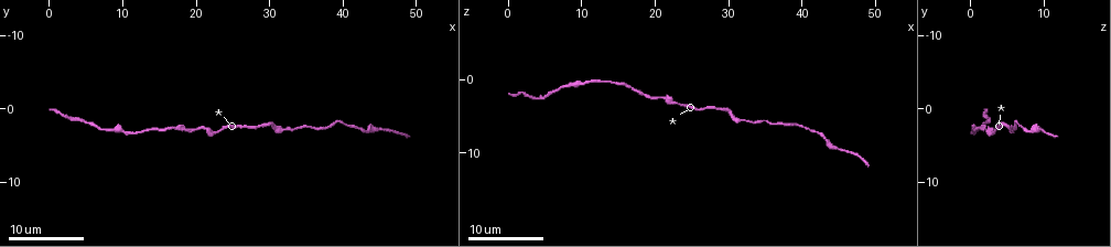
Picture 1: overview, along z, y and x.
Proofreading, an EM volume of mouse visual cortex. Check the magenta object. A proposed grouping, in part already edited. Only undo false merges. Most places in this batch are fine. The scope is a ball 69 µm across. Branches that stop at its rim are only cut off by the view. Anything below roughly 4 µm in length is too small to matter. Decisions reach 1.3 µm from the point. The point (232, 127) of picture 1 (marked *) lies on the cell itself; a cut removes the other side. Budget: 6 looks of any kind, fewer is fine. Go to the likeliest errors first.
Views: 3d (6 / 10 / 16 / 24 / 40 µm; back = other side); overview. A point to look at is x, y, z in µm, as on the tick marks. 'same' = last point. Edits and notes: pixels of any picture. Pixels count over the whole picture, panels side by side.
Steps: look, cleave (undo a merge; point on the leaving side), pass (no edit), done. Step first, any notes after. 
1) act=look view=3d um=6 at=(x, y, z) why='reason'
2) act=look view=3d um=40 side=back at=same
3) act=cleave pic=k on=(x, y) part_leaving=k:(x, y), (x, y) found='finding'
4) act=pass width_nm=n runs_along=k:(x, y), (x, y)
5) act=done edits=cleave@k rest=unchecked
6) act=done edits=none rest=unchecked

act=look view=3d um=24 at=(32.0, 2.5, 5.5) why='thick turns thin'

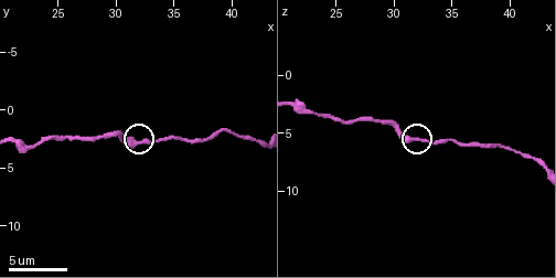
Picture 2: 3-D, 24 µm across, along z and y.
act=look view=3d um=10 at=(31.6, 2.6, 5.4)

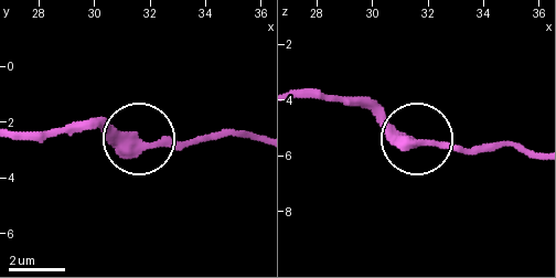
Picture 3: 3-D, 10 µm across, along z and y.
act=pass runs_along=3:(299, 95), (371, 105), (420, 138), (489, 145) found='continuous, no second cell'

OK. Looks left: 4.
act=look view=3d um=24 at=(21.0, 2.5, 2.5) why='calibre changes'

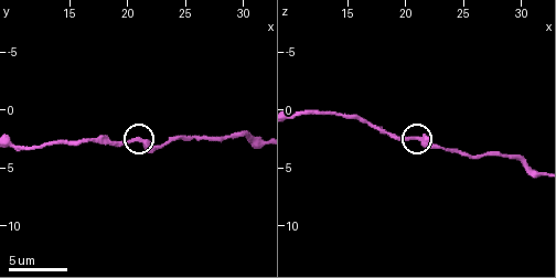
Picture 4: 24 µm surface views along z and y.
act=look view=3d um=6 at=(21.0, 2.6, 2.4) why='closer look'

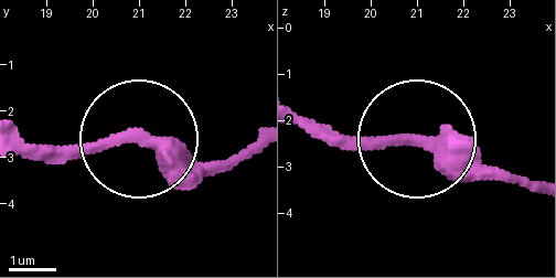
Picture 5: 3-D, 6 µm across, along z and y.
act=pass runs_along=5:(257, 135), (210, 167), (138, 142), (20, 142) found='all the same cell'

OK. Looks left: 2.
act=look view=3d um=16 at=(42.5, 3.0, 7.5) why='thick turns thin'

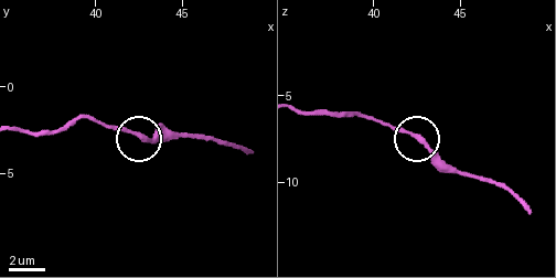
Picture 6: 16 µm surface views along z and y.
act=look view=3d um=6 at=(42.8, 2.9, 7.6)

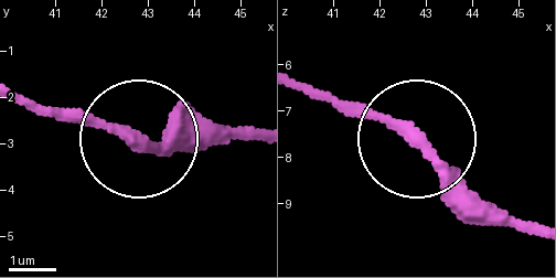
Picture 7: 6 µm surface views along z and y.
act=pass runs_along=7:(296, 83), (403, 130), (493, 222) found='continuous, no second cell'

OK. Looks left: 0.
act=done edits=none rest=unchecked

